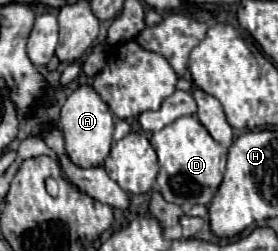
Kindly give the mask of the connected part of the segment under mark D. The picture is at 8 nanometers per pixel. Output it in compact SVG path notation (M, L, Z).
M180 117L178 121L156 131L150 143L156 149L160 161L160 173L156 183L162 197L184 209L200 203L208 205L222 183L222 175L226 169L226 149L210 137L198 117Z

